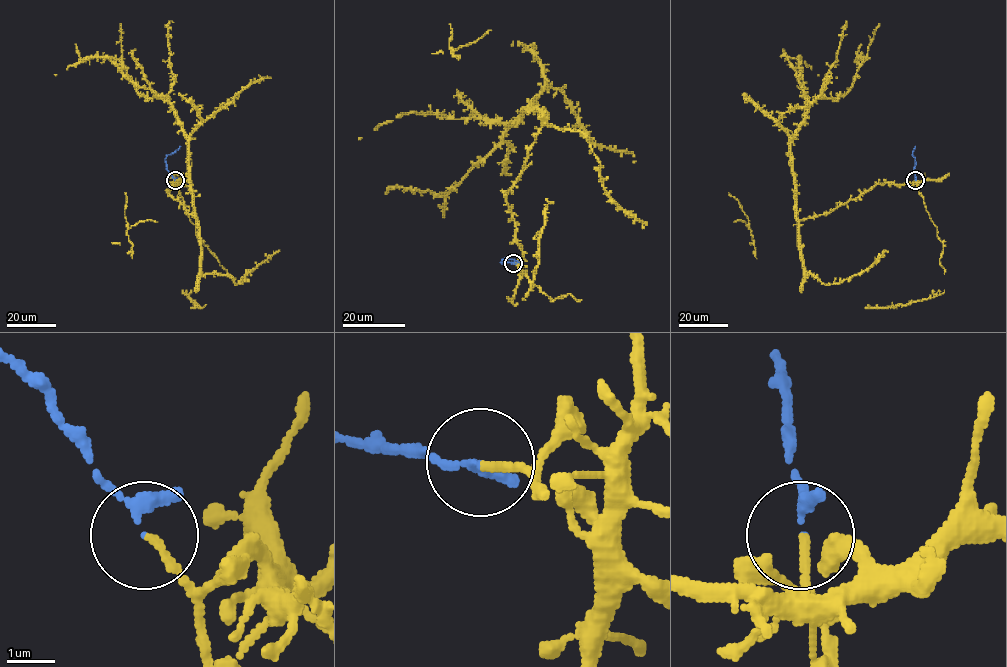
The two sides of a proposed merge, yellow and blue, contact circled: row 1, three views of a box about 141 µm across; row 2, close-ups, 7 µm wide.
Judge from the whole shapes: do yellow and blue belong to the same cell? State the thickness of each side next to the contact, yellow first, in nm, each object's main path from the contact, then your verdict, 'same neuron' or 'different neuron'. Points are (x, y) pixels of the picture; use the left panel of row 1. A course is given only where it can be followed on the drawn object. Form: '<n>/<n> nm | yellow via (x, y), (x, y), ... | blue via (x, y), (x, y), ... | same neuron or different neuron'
150/170 nm | yellow via (175, 180), (183, 182), (169, 193), (197, 219), (175, 109), (141, 95), (119, 61), (81, 58), (75, 43) | blue via (175, 180), (166, 168), (165, 158), (180, 146) | same neuron

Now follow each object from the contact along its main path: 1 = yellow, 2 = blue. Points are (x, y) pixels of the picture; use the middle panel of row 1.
1: (513, 263), (523, 252), (506, 195), (541, 125), (529, 103), (442, 195), (393, 186), (385, 193)
2: (513, 263), (501, 263), (504, 258), (520, 262)

